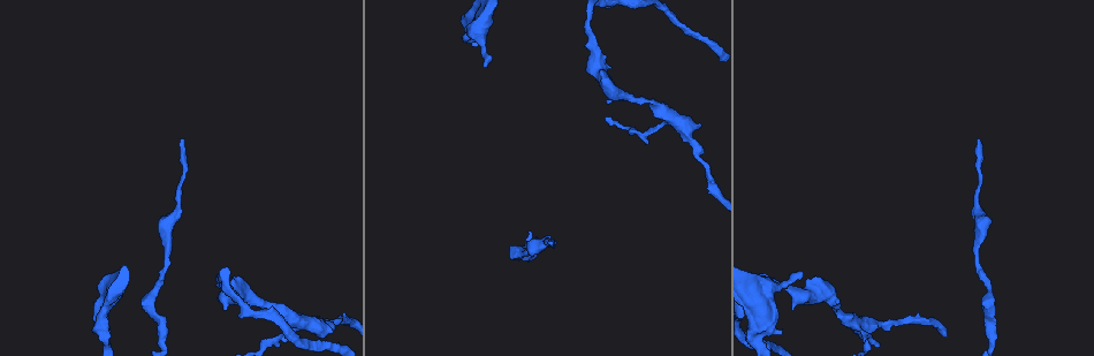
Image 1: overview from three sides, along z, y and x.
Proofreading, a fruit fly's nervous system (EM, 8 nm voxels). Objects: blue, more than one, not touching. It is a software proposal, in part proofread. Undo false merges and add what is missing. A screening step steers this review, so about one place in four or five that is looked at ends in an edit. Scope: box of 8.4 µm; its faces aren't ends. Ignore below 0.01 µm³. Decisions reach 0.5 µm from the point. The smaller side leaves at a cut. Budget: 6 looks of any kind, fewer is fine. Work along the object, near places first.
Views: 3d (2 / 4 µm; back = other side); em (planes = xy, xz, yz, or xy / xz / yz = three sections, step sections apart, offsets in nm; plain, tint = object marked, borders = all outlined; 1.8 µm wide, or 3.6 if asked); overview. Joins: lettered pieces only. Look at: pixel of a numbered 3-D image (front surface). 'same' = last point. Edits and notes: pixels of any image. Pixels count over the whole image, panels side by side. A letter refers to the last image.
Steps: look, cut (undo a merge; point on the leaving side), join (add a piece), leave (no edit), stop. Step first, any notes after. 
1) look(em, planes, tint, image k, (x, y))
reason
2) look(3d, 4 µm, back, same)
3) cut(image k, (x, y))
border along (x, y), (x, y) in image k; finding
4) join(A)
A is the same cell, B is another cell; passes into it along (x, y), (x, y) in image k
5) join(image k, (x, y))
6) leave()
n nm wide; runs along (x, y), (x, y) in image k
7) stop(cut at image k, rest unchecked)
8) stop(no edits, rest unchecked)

look(em, yz, step 8, tint, image 1, (549, 243))
branch stops here

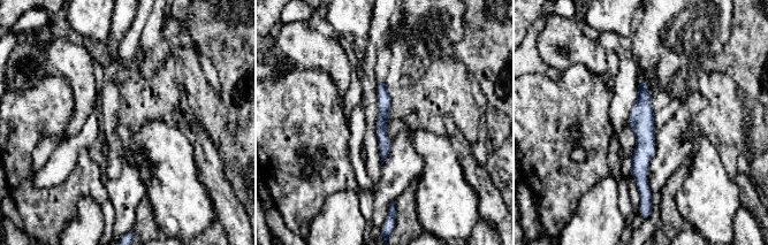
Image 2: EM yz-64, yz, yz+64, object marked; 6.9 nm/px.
look(em, xy, step 4, borders, same)

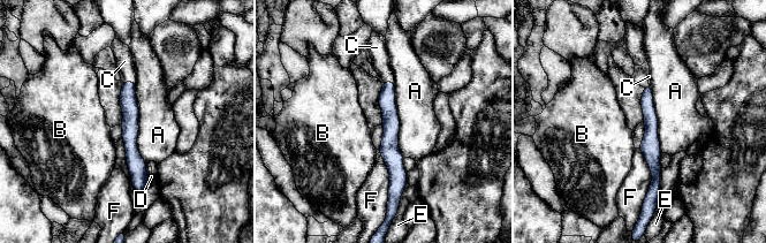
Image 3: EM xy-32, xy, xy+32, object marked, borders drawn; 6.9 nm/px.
join(C)
A touches over 550 nm; C is the same cell, A, B, D, E and F are other cells; passes into it along (128, 101), (129, 82), (124, 61) in image 3; the neuron continues

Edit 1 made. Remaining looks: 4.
look(em, yz, step 8, borders, image 1, (473, 44))
free end

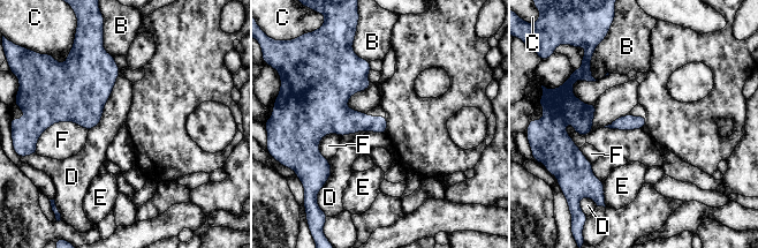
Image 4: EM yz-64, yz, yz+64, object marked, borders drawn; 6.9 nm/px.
look(em, planes, borders, same)

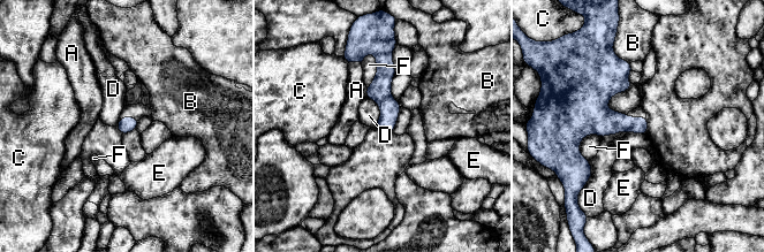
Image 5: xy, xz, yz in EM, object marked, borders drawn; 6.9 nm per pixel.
leave()
A, B, C, D, E and F are other cells; none of them fits

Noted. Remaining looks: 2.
look(3d, 4 µm, image 1, (881, 322))
sudden change in width

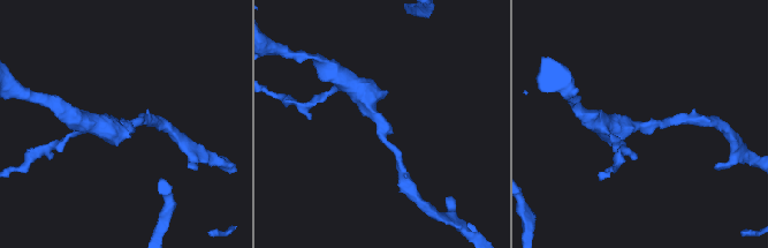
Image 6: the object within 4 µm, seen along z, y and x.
look(em, planes, borders, image 6, (115, 123))

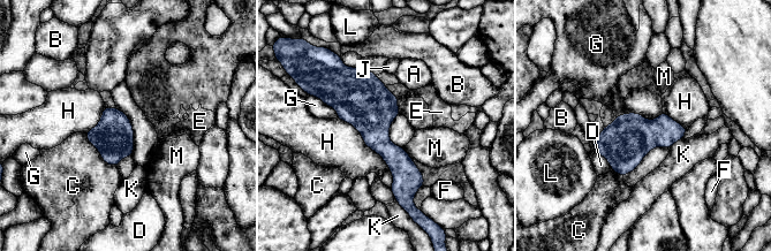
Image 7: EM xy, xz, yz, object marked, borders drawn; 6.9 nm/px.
leave()
280 nm wide; A, B, C, D, E, F, G, H, J, K, L and M are other cells; border along (337, 118), (349, 122), (391, 170) in image 7; continuous, no second neuron

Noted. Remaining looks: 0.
stop(join at image 3, rest unchecked)

